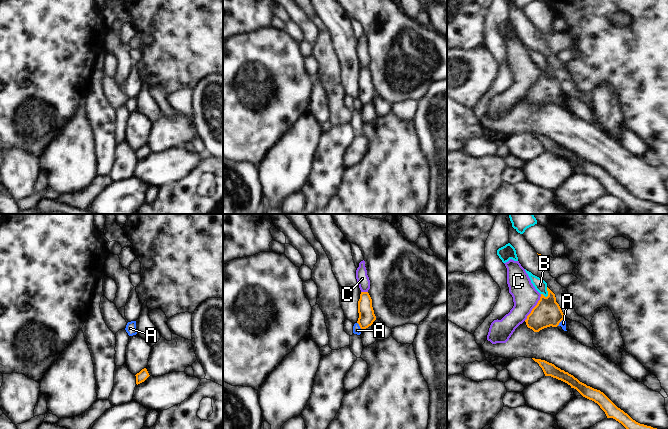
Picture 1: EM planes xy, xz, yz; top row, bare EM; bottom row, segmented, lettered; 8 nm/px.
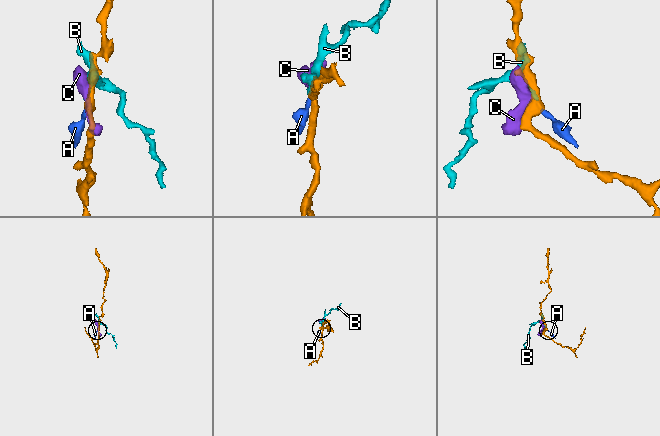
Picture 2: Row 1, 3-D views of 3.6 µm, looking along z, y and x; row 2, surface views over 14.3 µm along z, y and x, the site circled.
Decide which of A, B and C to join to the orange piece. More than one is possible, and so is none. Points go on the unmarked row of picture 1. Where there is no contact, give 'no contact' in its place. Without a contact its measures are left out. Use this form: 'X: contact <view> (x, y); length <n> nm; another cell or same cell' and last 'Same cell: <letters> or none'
A: contact xz (359, 101); length 80 nm; another cell
B: contact yz (548, 68); length 90 nm; another cell
C: contact yz (534, 83); length 260 nm; another cell
Same cell: none

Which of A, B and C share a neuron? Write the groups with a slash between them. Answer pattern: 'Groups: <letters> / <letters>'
Groups: A B / C

